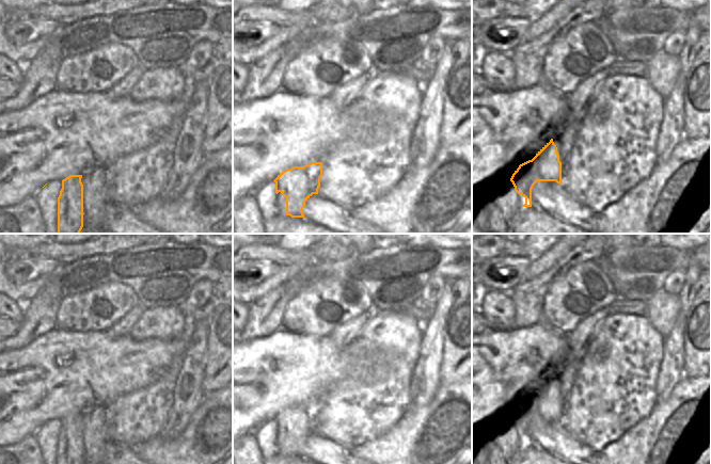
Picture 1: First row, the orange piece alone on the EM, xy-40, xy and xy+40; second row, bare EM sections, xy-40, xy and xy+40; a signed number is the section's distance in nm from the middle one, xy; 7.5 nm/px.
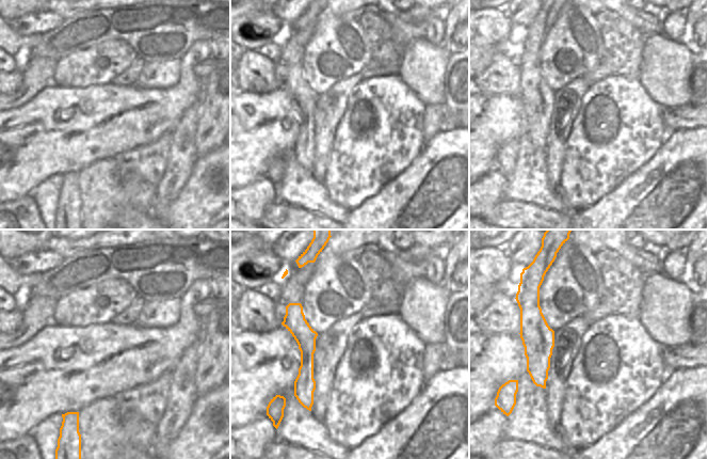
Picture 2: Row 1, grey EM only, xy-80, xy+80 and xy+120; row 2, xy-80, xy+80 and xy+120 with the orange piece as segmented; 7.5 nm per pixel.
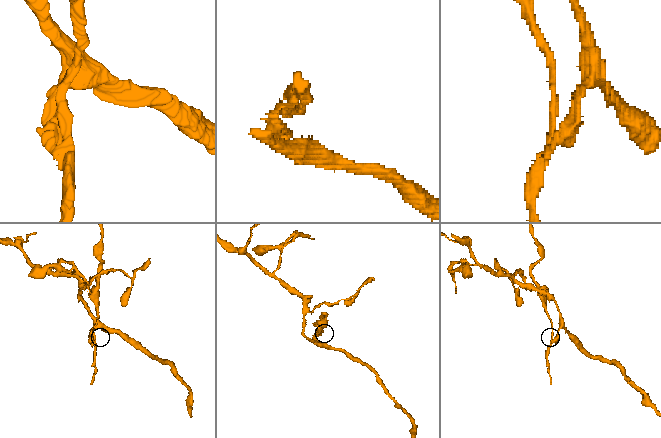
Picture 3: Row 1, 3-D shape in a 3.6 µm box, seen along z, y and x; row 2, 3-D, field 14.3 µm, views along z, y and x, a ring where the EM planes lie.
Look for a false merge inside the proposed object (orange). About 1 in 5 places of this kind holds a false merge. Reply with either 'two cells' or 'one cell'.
two cells

